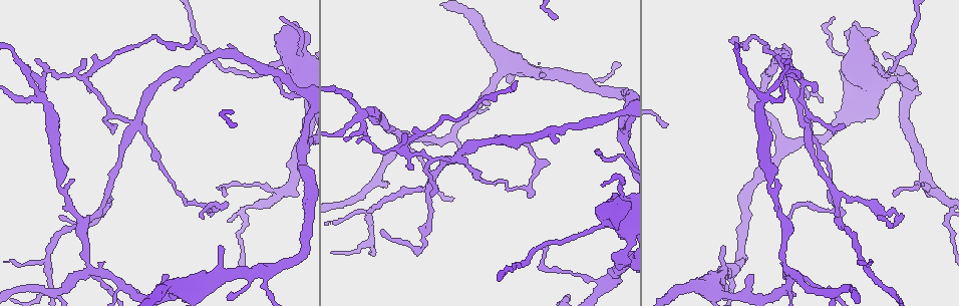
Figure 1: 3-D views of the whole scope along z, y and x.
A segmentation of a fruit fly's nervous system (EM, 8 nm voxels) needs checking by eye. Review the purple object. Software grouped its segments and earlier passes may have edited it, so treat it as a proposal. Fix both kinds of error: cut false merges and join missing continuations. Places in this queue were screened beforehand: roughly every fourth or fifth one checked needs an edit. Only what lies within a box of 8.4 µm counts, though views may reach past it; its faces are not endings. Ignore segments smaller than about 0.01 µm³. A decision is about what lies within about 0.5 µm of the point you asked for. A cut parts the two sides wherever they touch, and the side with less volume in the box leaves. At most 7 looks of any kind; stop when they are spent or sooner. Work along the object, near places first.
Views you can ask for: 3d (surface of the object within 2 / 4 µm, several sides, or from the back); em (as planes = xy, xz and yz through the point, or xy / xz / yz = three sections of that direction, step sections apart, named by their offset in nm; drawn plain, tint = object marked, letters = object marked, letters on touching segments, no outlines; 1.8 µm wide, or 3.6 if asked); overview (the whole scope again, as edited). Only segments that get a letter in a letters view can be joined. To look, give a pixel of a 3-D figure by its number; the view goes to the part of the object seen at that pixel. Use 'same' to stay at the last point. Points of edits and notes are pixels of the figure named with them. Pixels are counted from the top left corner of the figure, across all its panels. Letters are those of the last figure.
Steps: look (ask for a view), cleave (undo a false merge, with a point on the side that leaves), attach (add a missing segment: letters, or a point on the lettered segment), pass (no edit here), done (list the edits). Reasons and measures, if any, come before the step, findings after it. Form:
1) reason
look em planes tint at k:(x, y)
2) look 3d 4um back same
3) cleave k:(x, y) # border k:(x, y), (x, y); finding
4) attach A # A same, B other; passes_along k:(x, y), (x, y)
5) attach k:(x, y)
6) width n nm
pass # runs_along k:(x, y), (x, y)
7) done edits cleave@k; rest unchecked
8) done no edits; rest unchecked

small branch off a trunk
look 3d 2um at 1:(265, 270)

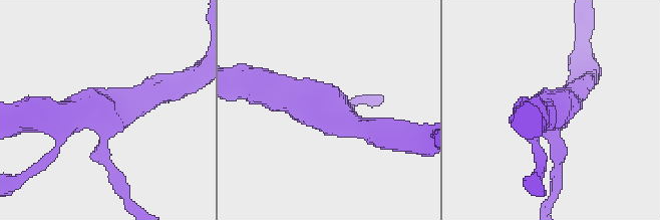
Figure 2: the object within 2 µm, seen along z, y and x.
shape alone is not enough
look em planes letters at 2:(104, 111)

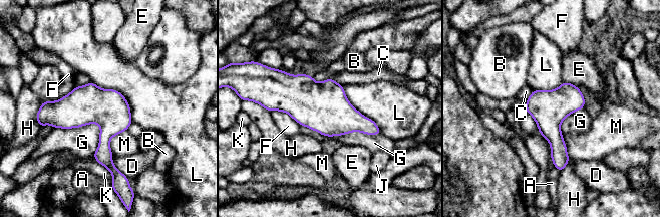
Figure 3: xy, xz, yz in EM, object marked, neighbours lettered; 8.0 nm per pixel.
width 280 nm
pass # A other, B other, C other, D other, E other, F other, G other, H other, J other, K other, L other, M other; border 3:(53, 127), (98, 124), (99, 145); continuous, no second cell

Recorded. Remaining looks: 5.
sharp bend
look 3d 2um back at 1:(134, 126)

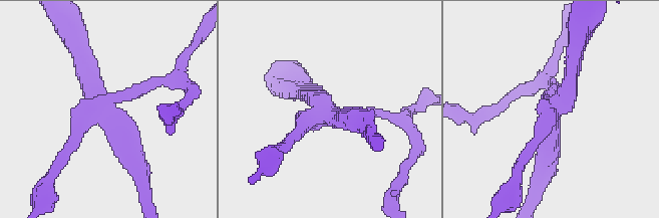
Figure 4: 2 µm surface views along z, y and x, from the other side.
arms 4; need the tissue
look em xy step 4 tint at 4:(552, 108)

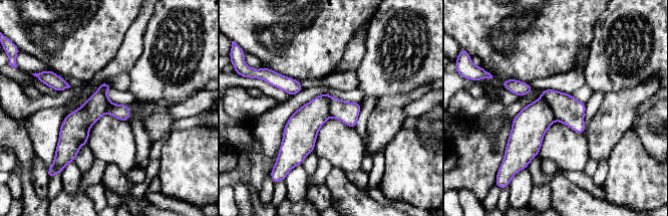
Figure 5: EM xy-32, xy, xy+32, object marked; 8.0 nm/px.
look em planes letters same

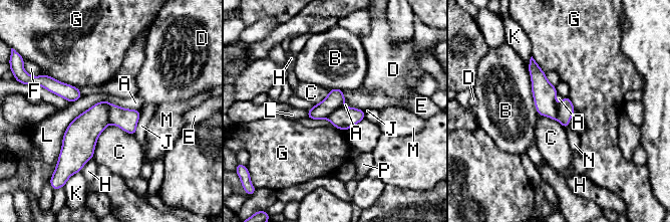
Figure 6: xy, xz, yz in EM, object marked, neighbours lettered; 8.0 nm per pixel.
cleave 6:(84, 131) # A other, B other, C other, D other, E other, F other, G other, H other, J other, K other, L other, M other, N other, P other; border 6:(103, 100), (107, 107), (110, 123); two cells meet here

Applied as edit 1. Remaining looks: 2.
four-way junction
look em planes letters at 1:(43, 100)

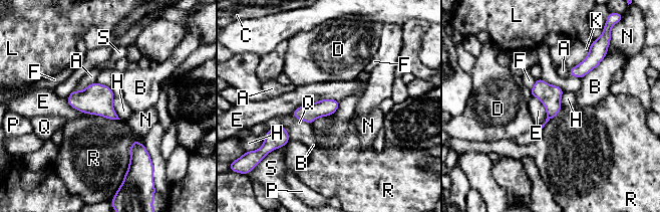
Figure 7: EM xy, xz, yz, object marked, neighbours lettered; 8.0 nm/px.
pass # A other, B other, C other, D other, E other, F other, H other, K other, L other, N other, P other, Q other, R other, S other; border 7:(134, 139), (123, 175); continuous, no second cell

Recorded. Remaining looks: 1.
done edits cleave@6; rest unchecked

